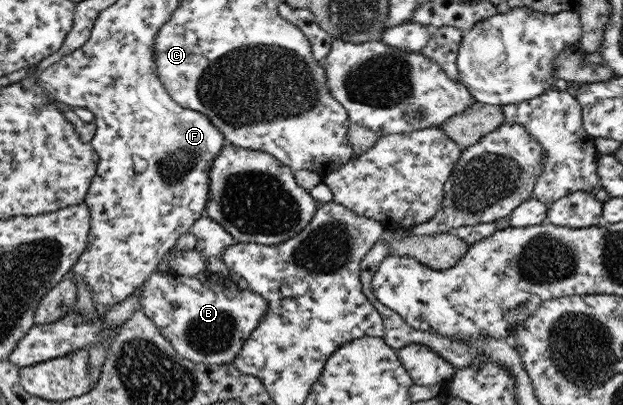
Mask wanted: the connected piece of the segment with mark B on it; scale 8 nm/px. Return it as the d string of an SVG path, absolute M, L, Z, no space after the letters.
M157 270L139 287L139 294L140 309L155 323L177 354L194 364L232 363L268 307L262 296L249 289L241 289L228 277L207 270L195 276L178 275L175 272L161 273Z

